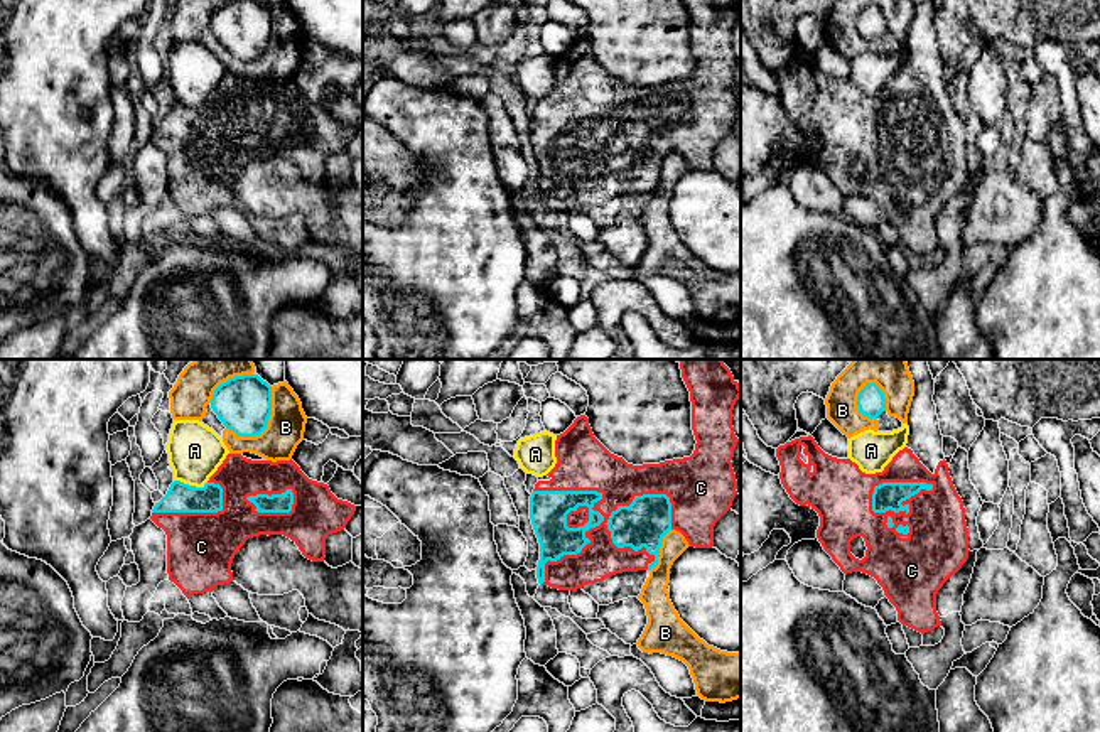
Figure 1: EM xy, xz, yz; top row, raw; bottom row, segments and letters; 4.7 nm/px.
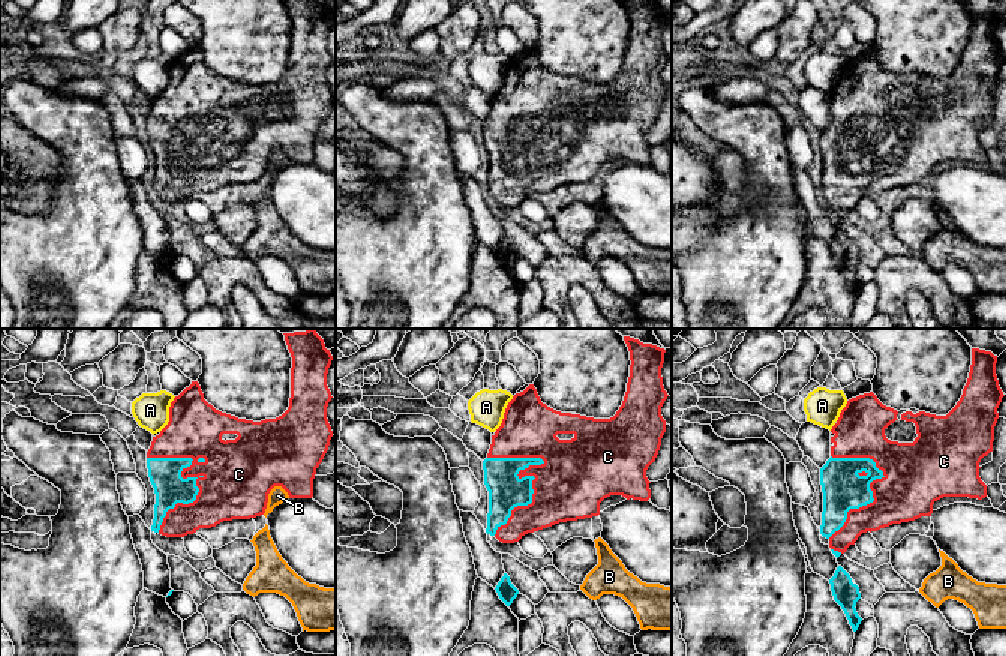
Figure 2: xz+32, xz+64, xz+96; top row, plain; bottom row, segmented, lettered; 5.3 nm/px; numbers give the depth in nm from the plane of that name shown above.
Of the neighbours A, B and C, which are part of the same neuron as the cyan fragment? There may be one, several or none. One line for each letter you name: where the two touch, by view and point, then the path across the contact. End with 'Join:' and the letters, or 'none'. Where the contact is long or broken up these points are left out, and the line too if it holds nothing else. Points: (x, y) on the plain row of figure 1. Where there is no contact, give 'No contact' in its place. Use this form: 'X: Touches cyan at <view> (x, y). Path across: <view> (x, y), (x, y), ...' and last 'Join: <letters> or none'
C: Touches cyan at xz (593, 149)
Join: C

